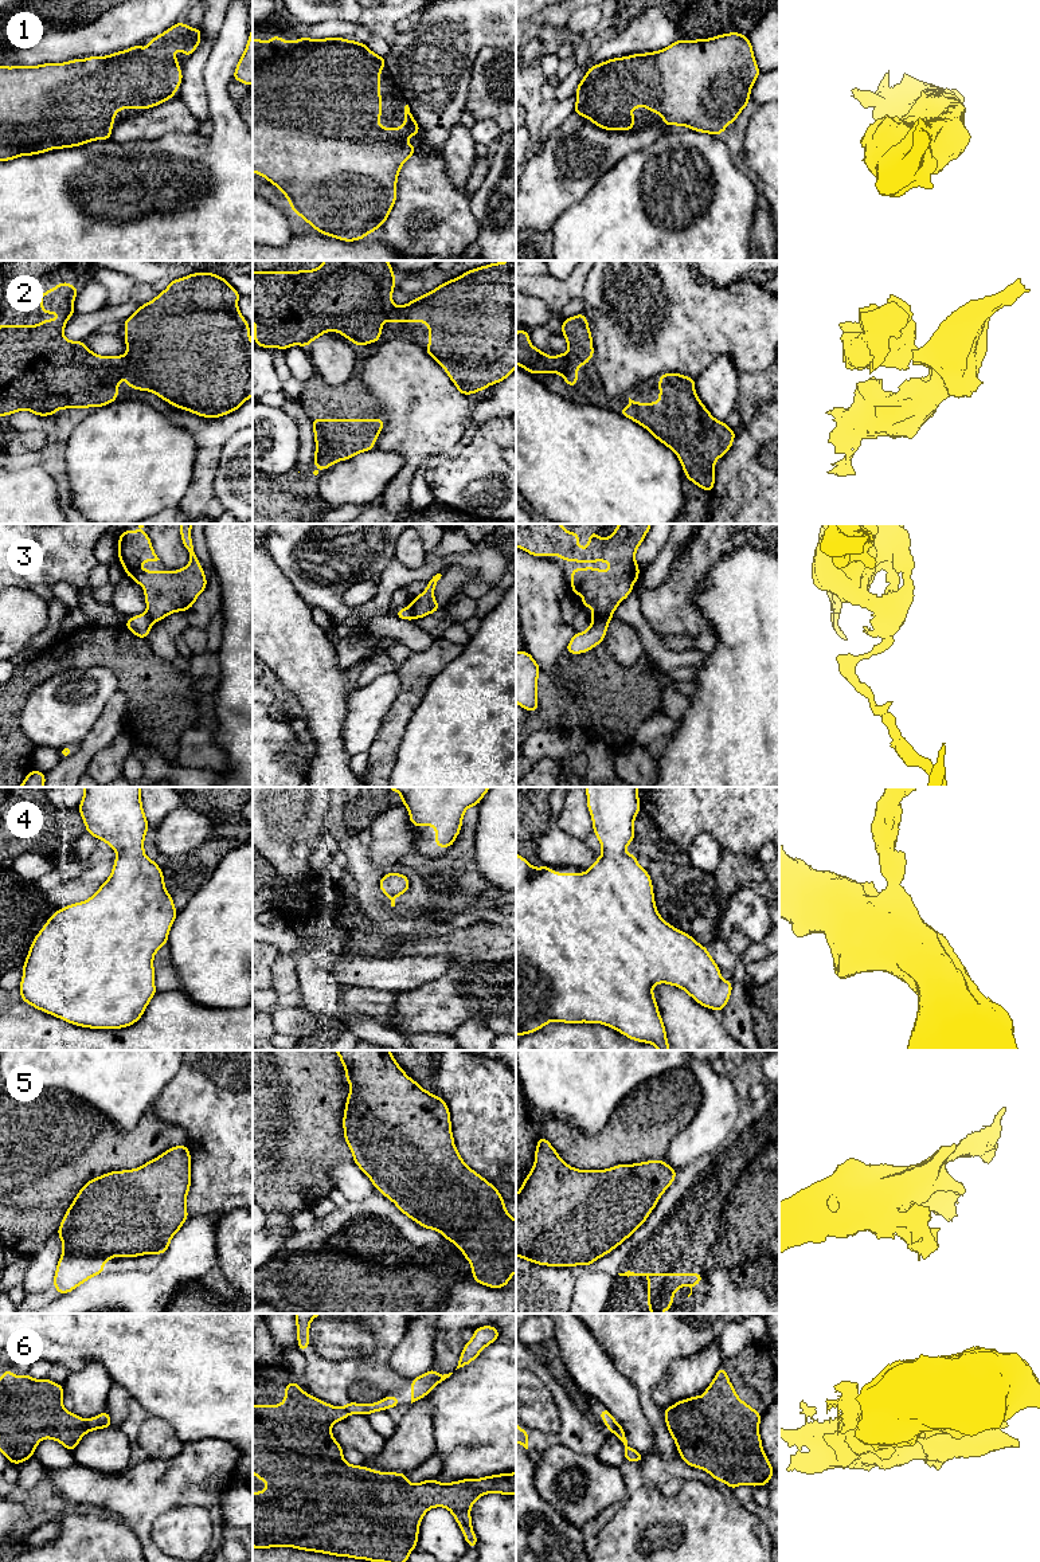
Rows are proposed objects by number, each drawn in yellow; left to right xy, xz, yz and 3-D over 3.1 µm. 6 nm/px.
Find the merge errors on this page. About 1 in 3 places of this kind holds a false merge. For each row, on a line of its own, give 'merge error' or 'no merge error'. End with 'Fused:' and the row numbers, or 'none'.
1: no merge error
2: no merge error
3: merge error
4: no merge error
5: no merge error
6: merge error
Fused: 3, 6

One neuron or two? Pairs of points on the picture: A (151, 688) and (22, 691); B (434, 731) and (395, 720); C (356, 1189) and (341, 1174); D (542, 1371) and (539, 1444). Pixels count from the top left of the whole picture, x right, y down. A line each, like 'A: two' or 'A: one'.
A: one
B: two
C: one
D: one

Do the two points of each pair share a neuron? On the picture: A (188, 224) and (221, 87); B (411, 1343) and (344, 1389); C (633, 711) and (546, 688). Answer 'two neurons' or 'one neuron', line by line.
A: one neuron
B: two neurons
C: one neuron

